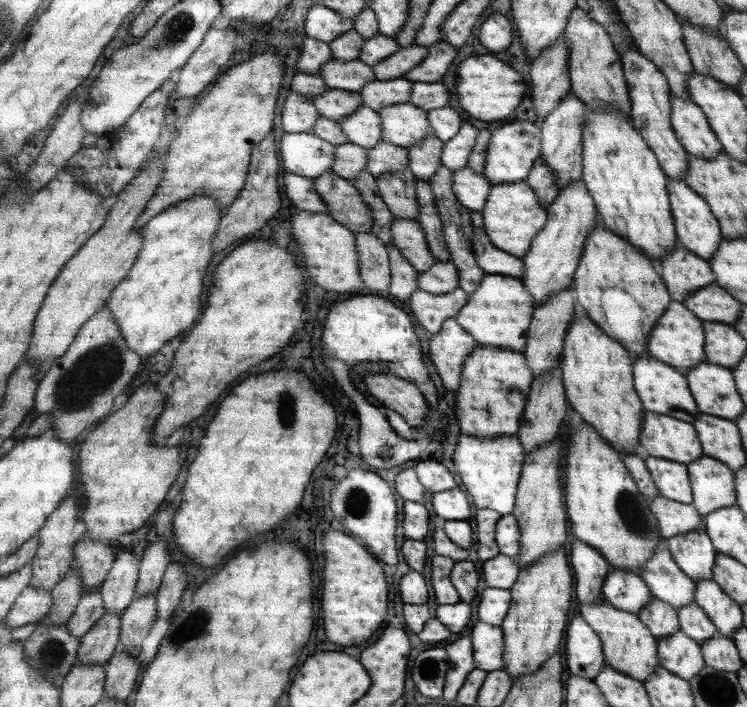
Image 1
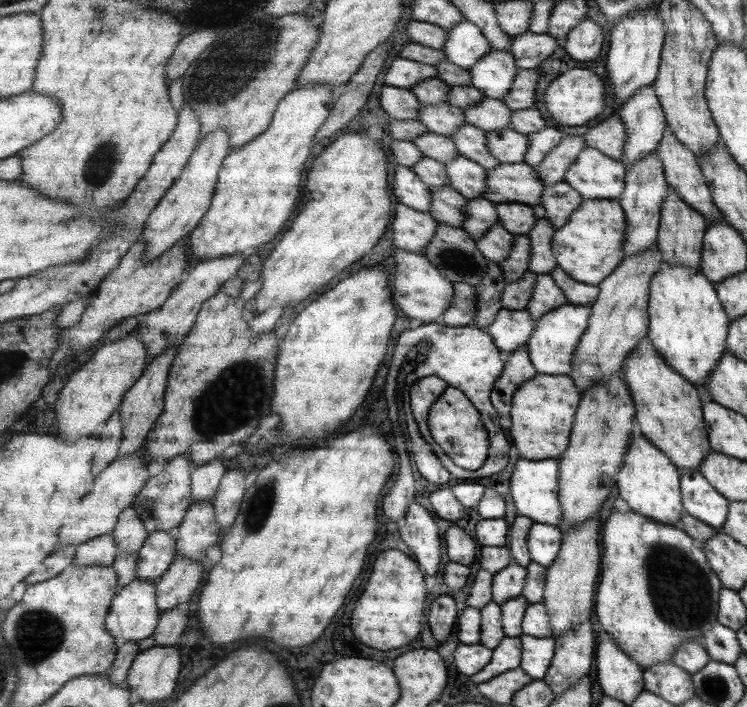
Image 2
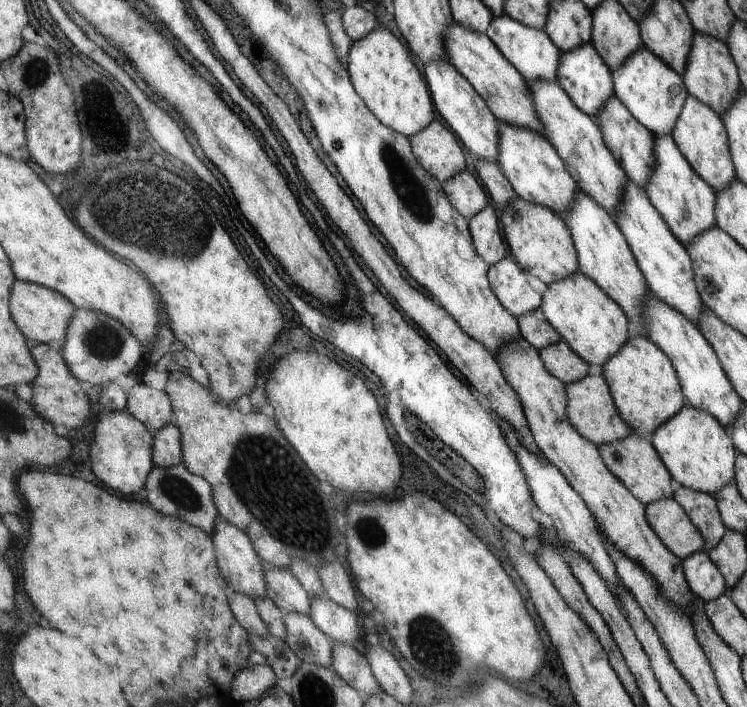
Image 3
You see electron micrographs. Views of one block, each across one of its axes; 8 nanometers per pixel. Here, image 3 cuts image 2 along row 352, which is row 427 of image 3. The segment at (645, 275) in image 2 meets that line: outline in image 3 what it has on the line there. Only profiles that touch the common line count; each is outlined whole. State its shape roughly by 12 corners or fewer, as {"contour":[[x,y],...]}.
{"contour":[[603,375],[566,384],[568,416],[598,447],[634,434]]}

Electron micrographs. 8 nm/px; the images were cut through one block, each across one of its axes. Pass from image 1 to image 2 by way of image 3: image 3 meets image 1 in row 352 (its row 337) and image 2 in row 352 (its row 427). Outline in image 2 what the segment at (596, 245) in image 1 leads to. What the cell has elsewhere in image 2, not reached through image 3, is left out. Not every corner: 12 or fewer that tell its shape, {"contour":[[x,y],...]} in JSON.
{"contour":[[650,340],[623,367],[641,432],[680,470],[711,454],[698,390]]}

